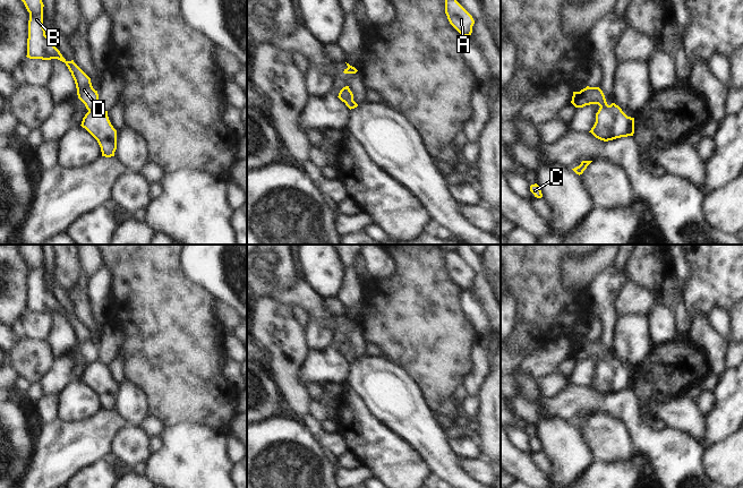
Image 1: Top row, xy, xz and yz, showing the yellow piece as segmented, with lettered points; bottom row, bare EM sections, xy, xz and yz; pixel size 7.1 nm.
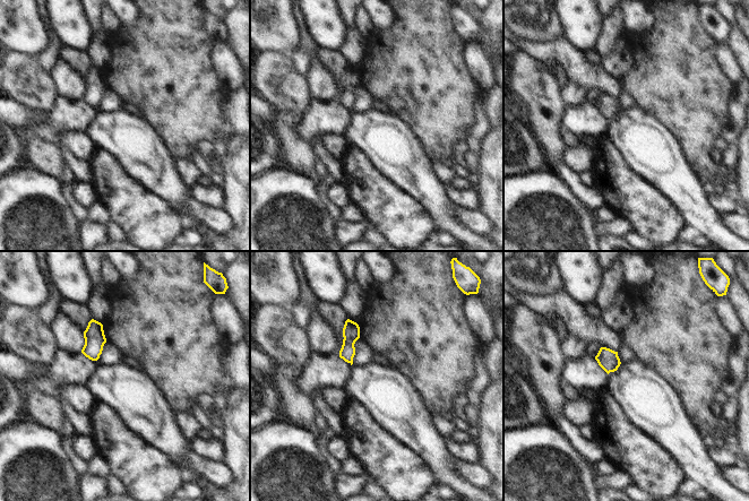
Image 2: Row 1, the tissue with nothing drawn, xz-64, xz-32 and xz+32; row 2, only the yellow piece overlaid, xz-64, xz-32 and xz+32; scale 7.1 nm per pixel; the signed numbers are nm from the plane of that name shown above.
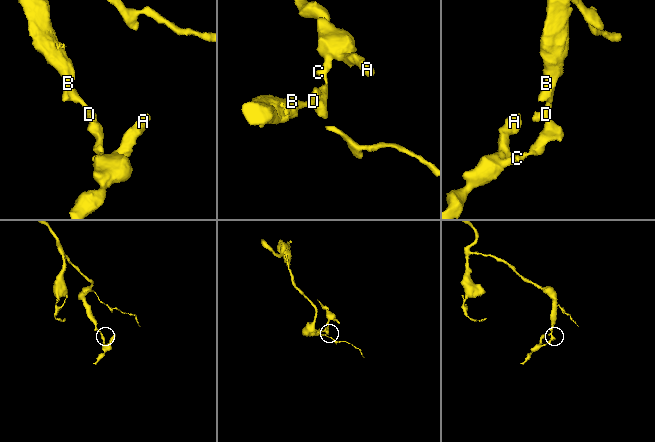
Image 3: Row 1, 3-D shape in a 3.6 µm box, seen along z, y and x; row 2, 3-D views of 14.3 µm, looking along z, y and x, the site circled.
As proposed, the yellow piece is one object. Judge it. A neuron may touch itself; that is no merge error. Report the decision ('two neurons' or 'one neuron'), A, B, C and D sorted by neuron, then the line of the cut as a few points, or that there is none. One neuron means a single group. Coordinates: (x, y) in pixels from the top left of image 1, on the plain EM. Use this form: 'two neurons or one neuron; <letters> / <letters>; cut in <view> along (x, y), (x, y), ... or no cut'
two neurons; A C / B D; cut in xz along (350, 344), (350, 349), (344, 356)

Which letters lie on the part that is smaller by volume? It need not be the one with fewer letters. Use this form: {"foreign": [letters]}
{"foreign": ["A", "C"]}

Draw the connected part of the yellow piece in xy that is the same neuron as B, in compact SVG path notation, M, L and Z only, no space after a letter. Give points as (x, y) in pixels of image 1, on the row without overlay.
M18 245L20 254L29 266L27 311L51 314L58 313L66 317L75 334L78 352L86 362L99 360L99 348L92 340L91 332L74 316L67 315L54 300L52 293L45 289L43 281L43 256L41 245Z

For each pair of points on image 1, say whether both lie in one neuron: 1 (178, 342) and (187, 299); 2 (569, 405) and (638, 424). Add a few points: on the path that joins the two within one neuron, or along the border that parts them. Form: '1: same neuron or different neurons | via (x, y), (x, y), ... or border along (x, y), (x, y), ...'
1: same neuron | via (178, 332), (178, 309)
2: same neuron | via (586, 404), (618, 404), (621, 407)

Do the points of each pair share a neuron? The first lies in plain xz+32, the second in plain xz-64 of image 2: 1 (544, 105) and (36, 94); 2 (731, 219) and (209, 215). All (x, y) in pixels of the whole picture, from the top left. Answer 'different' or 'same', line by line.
1: same
2: same

